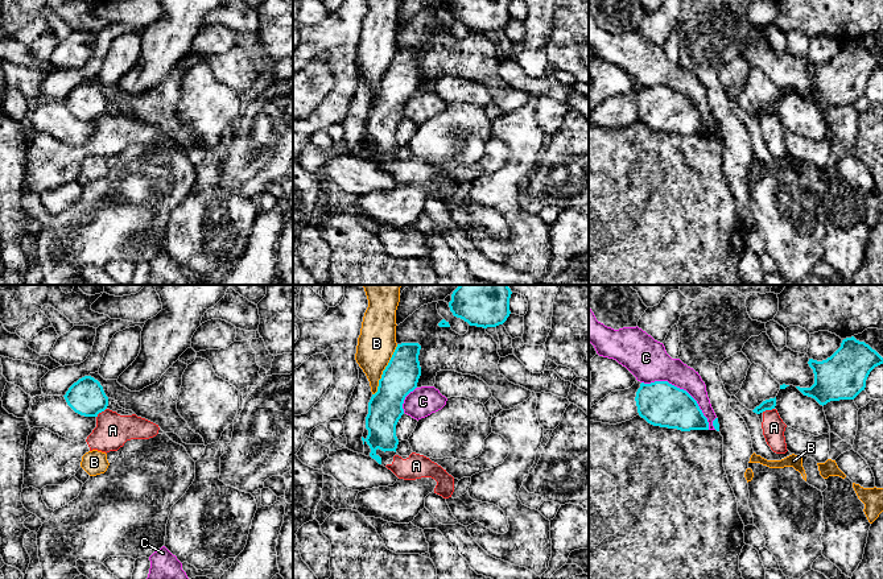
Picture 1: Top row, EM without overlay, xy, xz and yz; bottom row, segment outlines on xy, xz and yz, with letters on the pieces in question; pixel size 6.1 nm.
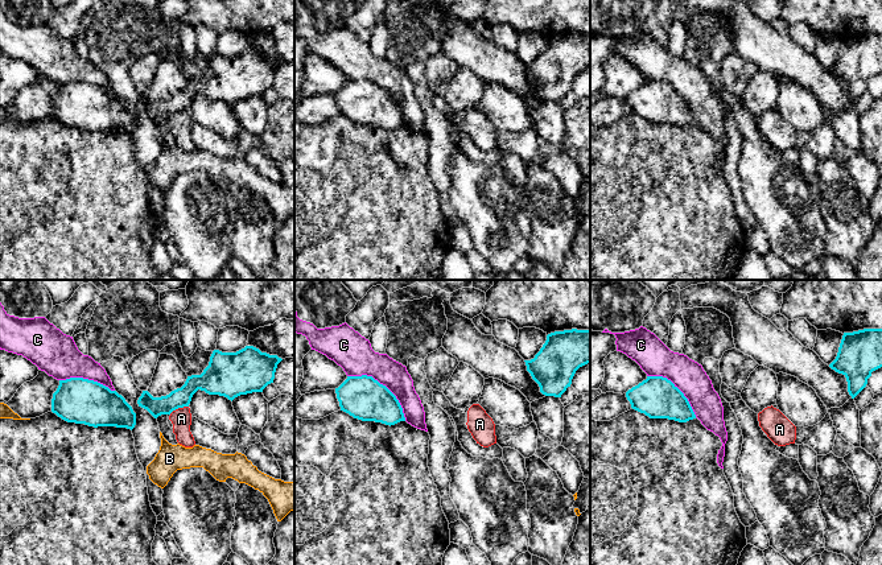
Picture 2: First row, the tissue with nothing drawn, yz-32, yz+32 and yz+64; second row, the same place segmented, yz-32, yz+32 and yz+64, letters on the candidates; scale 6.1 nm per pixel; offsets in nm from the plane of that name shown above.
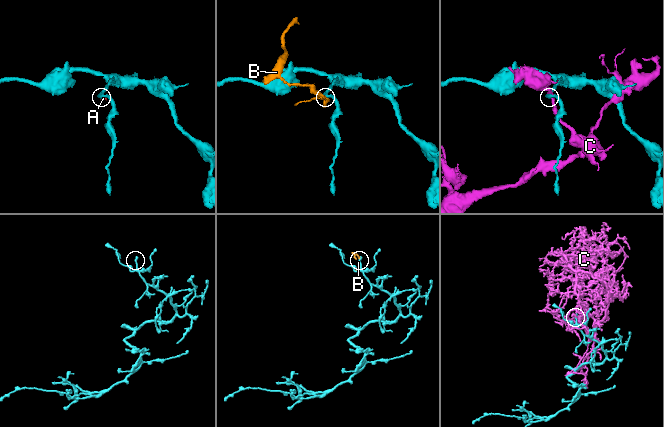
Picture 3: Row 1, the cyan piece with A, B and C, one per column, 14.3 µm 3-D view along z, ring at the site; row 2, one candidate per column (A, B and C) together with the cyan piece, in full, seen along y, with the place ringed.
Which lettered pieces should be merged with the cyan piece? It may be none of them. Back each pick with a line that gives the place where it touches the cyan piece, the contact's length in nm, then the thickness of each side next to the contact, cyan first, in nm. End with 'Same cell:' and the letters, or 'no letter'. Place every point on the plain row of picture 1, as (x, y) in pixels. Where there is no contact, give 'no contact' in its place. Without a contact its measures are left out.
Same cell: no letter

